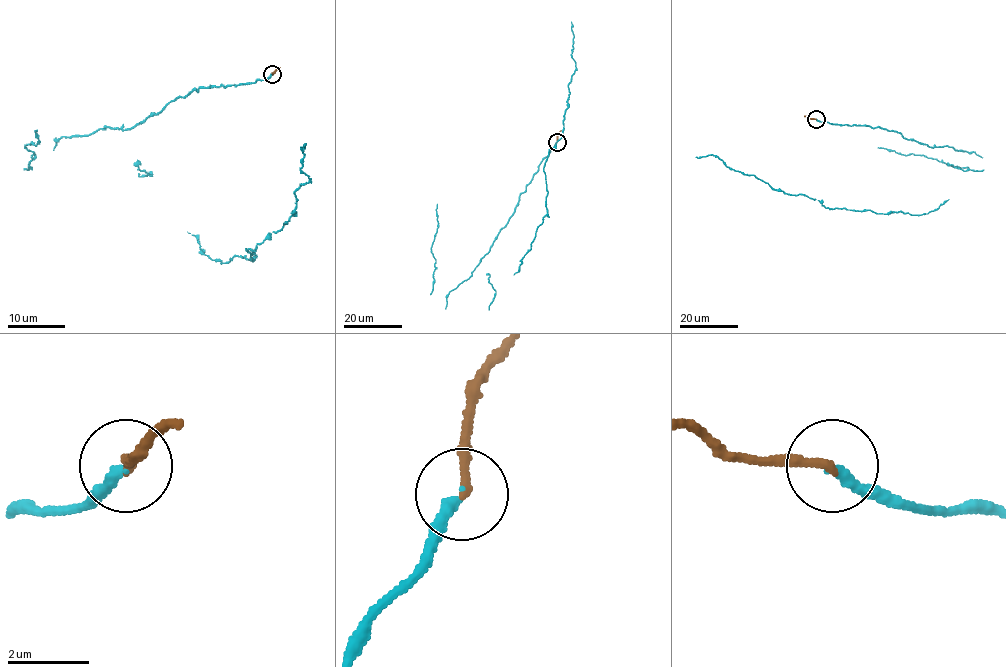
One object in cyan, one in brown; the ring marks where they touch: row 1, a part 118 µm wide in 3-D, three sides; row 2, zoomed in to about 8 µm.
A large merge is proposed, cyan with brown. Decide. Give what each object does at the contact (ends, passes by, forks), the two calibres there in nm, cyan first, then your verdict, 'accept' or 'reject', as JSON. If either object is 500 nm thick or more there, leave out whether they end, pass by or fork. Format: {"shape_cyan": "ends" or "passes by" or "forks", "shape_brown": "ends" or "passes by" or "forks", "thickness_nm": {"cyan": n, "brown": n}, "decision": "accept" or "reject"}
{"shape_cyan": "ends", "shape_brown": "ends", "thickness_nm": {"cyan": 280, "brown": 240}, "decision": "accept"}

